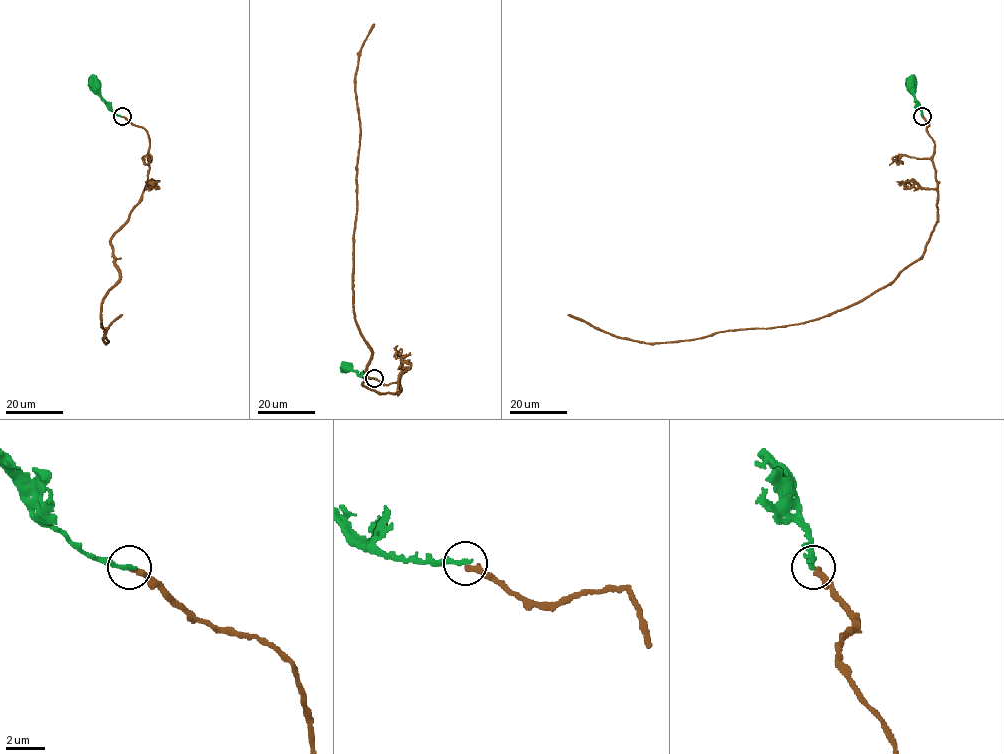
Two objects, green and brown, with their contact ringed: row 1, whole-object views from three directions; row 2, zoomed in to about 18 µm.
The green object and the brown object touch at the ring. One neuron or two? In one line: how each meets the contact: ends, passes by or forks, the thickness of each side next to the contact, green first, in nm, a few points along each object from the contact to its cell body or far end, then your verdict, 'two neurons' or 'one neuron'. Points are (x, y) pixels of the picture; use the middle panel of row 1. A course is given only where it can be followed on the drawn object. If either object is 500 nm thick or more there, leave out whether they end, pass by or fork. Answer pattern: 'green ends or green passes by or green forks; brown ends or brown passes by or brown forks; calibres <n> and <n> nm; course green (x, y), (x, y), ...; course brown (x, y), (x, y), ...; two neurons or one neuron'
green ends; brown ends; calibres 240 and 280 nm; course green (375, 378), (363, 377), (355, 370), (345, 368); course brown (375, 378), (402, 390), (377, 393), (362, 384), (371, 349), (355, 317), (355, 75), (374, 24); one neuron

